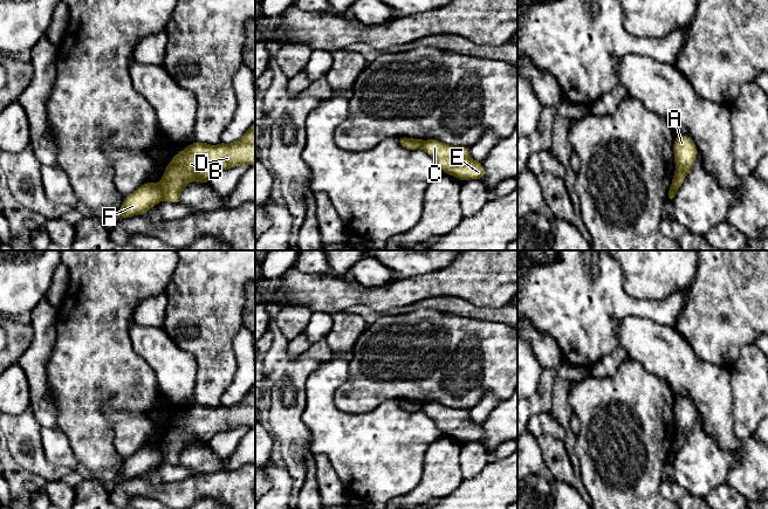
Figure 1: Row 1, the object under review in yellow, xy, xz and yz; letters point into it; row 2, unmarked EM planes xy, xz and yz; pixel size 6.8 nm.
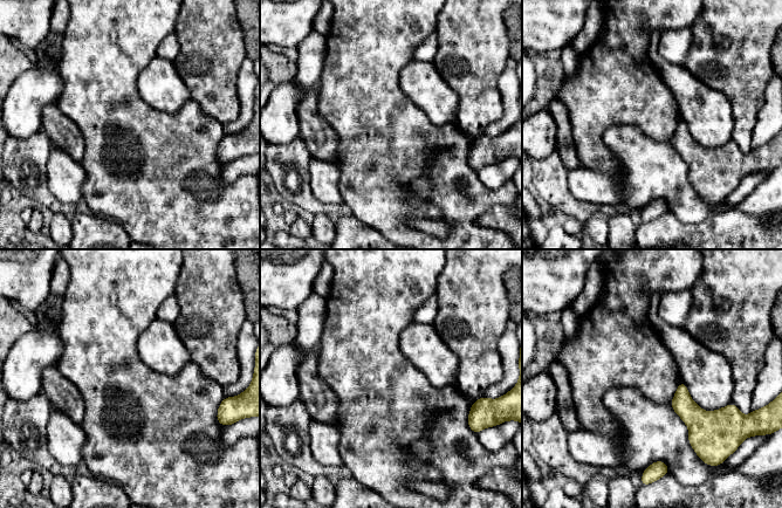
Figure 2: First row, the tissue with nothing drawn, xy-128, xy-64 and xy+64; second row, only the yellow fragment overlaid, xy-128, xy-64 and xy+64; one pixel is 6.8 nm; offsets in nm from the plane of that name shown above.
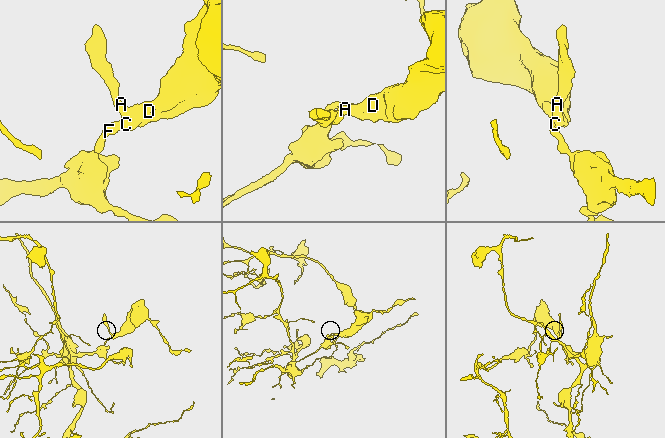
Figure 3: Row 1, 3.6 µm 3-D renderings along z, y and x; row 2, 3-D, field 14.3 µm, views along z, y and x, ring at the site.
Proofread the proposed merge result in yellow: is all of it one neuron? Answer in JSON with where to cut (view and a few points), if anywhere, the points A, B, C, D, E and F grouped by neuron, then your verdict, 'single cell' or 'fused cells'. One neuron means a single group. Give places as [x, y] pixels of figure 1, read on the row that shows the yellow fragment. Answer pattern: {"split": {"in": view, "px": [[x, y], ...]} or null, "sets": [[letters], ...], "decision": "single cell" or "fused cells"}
{"split": {"in": "xy", "px": [[157, 184], [164, 198]]}, "sets": [["A", "B", "C", "D", "E"], ["F"]], "decision": "fused cells"}

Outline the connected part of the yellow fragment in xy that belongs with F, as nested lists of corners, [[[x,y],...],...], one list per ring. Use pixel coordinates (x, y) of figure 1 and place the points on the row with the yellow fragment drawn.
[[[144,183],[135,192],[123,200],[118,218],[130,218],[137,214],[146,214],[149,209],[164,199],[158,184]]]

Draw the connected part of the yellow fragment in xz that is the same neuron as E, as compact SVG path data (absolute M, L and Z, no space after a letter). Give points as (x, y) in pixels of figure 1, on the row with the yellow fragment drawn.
M428 139L424 140L421 149L434 159L438 167L446 174L462 181L485 177L481 161L469 158L468 146L452 146L437 139Z

